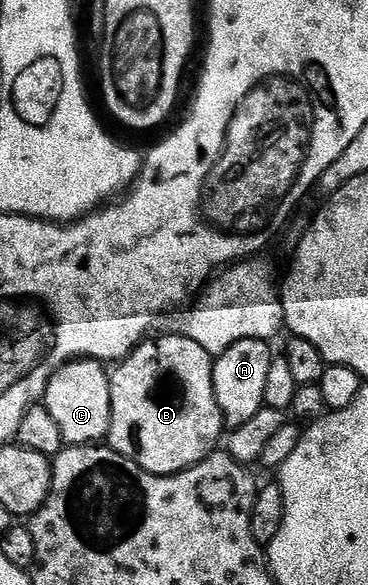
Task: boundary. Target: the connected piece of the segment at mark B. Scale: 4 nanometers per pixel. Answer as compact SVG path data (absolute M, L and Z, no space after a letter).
M173 331L166 337L153 337L141 342L128 357L124 358L116 366L117 370L112 370L109 386L111 387L111 415L109 416L109 436L107 445L121 456L135 462L143 471L154 473L160 477L170 477L173 473L182 473L184 469L190 469L192 465L198 465L200 461L205 460L210 453L218 448L217 440L223 437L223 422L221 412L219 411L219 403L215 399L215 387L213 386L213 363L214 358L207 351L203 351L203 347L199 347L199 343L195 343L195 339L181 336L180 332Z

